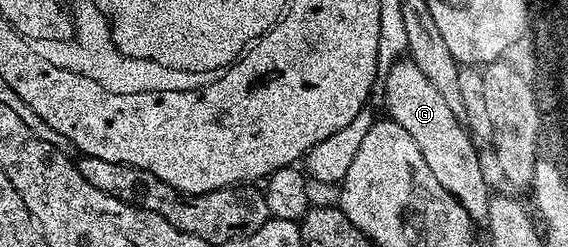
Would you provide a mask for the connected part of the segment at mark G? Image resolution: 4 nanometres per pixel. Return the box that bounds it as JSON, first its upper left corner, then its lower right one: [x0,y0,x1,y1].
[383,59,491,222]

